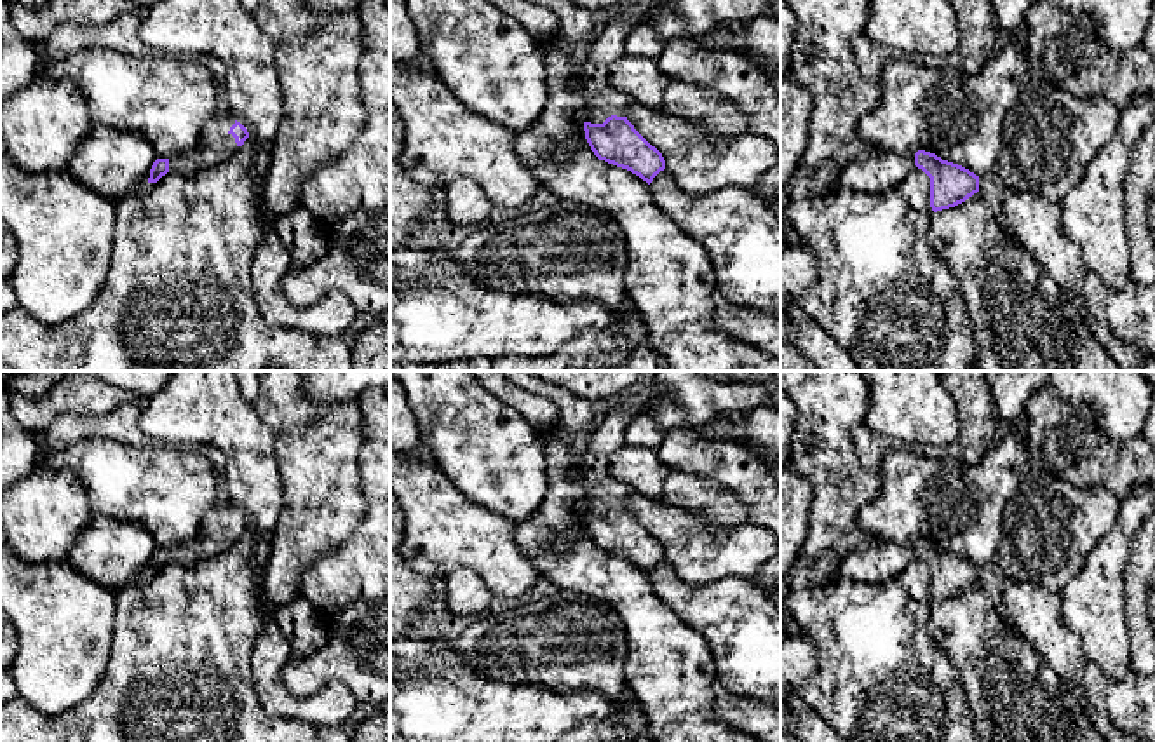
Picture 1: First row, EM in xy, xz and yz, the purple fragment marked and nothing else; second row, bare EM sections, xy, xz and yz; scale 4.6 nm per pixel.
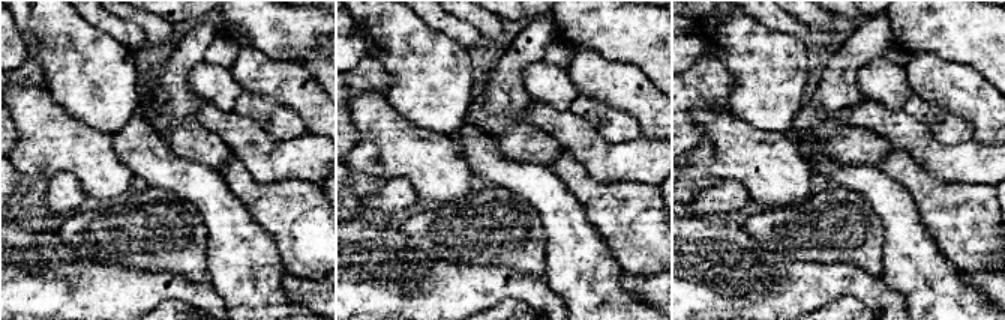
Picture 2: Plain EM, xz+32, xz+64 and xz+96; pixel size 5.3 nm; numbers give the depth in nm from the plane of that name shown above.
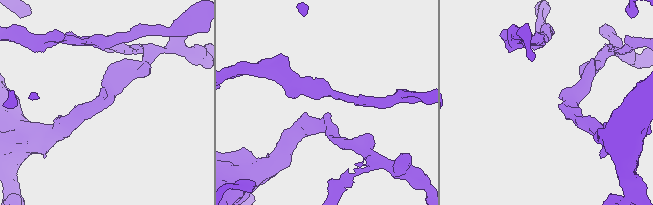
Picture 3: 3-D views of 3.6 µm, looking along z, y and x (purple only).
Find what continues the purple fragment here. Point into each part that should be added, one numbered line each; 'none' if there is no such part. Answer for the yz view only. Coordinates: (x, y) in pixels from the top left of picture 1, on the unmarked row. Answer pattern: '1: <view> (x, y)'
1: yz (877, 559)

